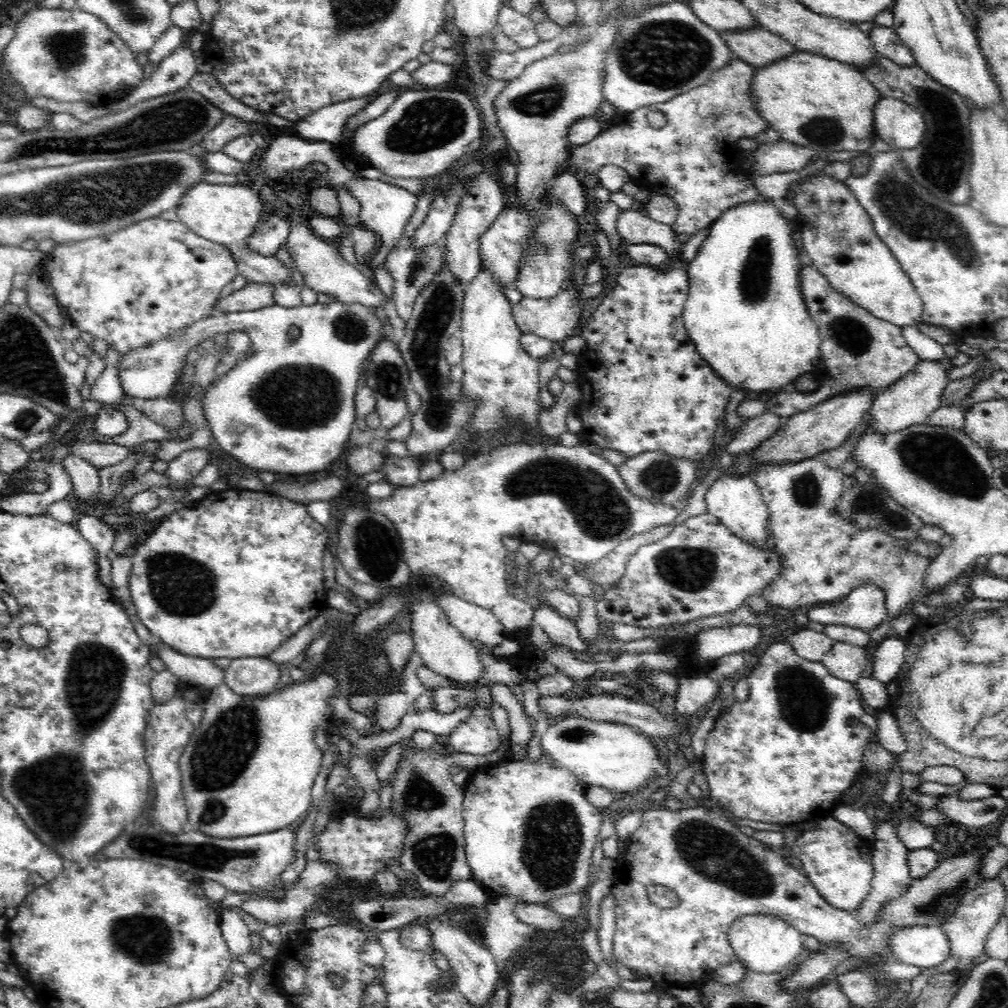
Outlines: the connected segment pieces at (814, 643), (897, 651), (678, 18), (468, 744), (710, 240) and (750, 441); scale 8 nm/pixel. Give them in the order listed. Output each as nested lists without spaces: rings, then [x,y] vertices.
[[[807,627],[791,634],[787,640],[798,656],[812,662],[821,662],[835,643],[825,632],[817,632]]]
[[[887,636],[872,651],[873,663],[870,678],[882,683],[898,679],[898,672],[906,658],[906,640],[901,637]]]
[[[670,2],[666,6],[654,6],[646,12],[638,12],[638,16],[620,18],[615,43],[606,57],[606,74],[602,88],[605,100],[627,113],[666,102],[677,94],[704,85],[716,70],[723,68],[734,58],[733,50],[719,34],[718,30],[700,21],[686,2]]]
[[[478,703],[469,705],[472,718],[460,723],[450,734],[450,744],[455,752],[486,756],[496,752],[501,745],[501,738],[491,717],[491,709],[478,707]]]
[[[759,198],[752,202],[742,203],[728,209],[728,212],[722,214],[709,226],[709,234],[702,242],[697,255],[685,265],[690,283],[688,300],[685,302],[683,312],[684,326],[688,331],[688,337],[700,356],[708,361],[708,365],[731,387],[753,390],[756,393],[760,392],[760,394],[767,391],[774,393],[782,390],[787,384],[794,383],[803,374],[820,369],[820,331],[812,320],[804,297],[802,297],[802,291],[800,291],[802,263],[799,261],[798,248],[794,245],[794,238],[792,238],[794,226],[795,223],[789,223],[789,220],[781,214],[780,206],[774,206],[774,203],[768,199]]]
[[[768,410],[761,416],[748,419],[742,426],[740,435],[732,439],[725,451],[734,456],[753,452],[780,430],[784,419]]]

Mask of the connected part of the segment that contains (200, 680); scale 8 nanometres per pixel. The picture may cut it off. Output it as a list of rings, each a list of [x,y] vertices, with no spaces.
[[[153,635],[150,641],[152,641],[152,652],[156,652],[155,656],[164,661],[166,669],[176,675],[181,684],[210,690],[224,683],[224,669],[210,662],[208,658],[182,654]]]

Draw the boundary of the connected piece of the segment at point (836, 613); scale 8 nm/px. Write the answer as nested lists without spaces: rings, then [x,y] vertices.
[[[862,583],[852,589],[844,601],[811,607],[807,616],[820,624],[850,625],[869,632],[886,618],[886,613],[884,589],[876,583]]]

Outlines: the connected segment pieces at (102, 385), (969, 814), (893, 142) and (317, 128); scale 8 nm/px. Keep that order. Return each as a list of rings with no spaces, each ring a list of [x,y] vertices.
[[[108,346],[104,363],[106,368],[98,377],[98,380],[92,384],[92,399],[102,404],[115,405],[120,402],[120,398],[125,392],[122,388],[122,381],[118,375],[118,360],[120,355],[114,348]]]
[[[957,794],[940,796],[936,809],[945,812],[951,821],[965,824],[968,828],[982,828],[996,822],[1006,814],[1006,799],[1000,794],[982,800],[962,800]]]
[[[880,97],[874,105],[874,128],[890,149],[913,149],[923,141],[927,126],[919,110],[892,97]]]
[[[369,95],[362,98],[352,98],[325,106],[297,121],[294,132],[298,137],[308,141],[338,144],[340,140],[344,140],[342,128],[348,118],[359,113],[370,101],[374,100],[374,97],[374,95]]]

